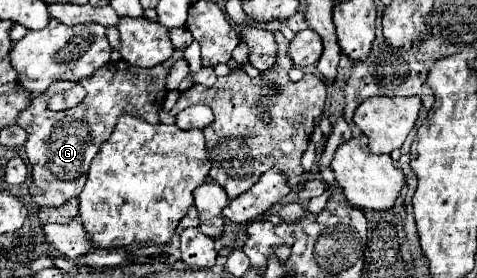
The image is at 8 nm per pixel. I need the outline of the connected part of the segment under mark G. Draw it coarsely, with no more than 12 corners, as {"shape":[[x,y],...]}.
{"shape":[[108,62],[54,112],[58,82],[16,124],[38,208],[82,192],[120,114],[158,124],[168,62]]}

